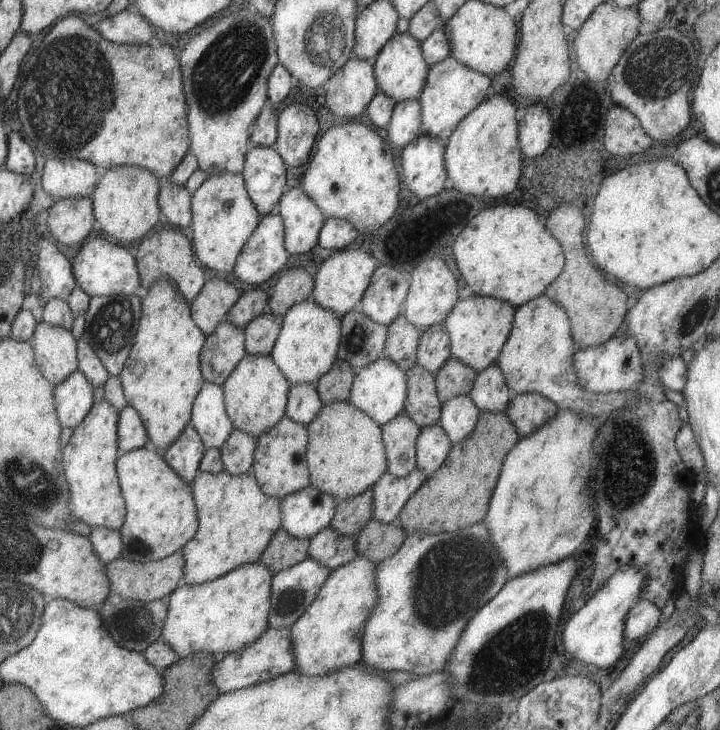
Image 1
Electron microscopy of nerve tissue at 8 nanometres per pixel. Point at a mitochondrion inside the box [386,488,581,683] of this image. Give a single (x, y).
(451, 579)

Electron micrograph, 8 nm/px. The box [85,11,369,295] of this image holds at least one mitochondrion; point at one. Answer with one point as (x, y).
(225, 73)

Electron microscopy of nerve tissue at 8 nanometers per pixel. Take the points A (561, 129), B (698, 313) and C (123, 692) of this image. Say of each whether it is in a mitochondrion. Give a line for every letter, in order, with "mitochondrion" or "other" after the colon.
A: other
B: mitochondrion
C: other

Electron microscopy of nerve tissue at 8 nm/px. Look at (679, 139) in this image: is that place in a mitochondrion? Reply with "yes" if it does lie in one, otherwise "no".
no

